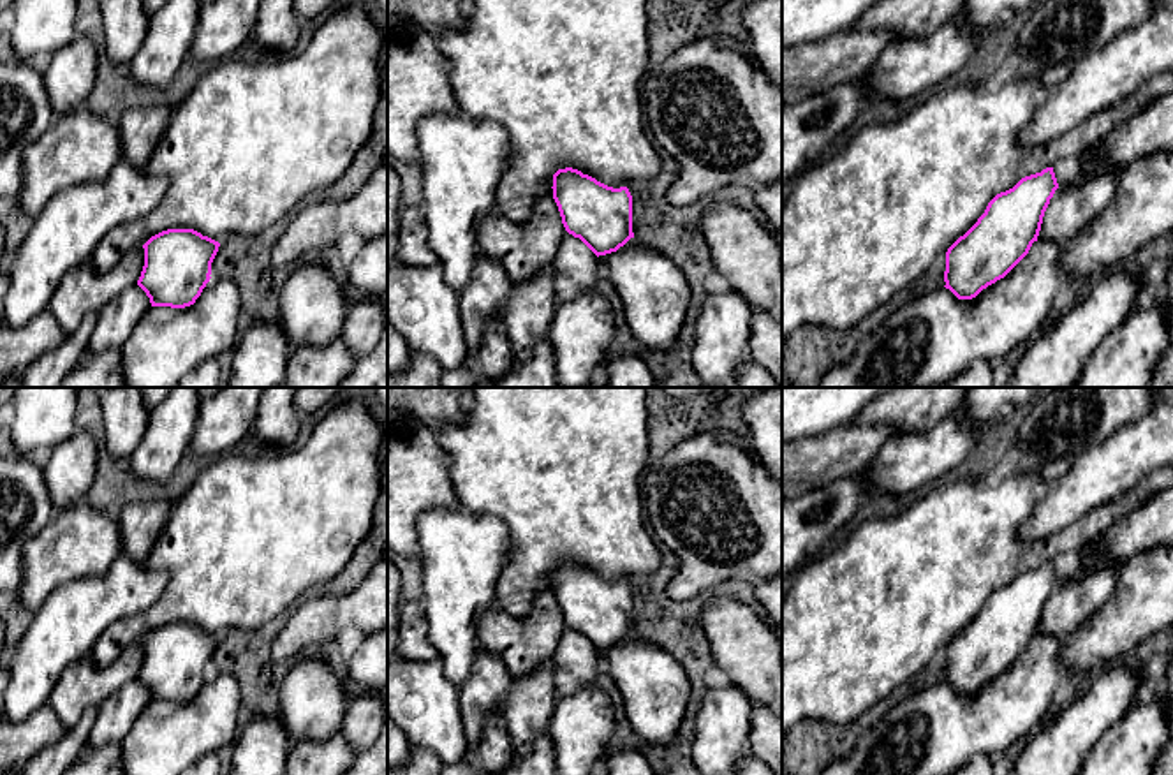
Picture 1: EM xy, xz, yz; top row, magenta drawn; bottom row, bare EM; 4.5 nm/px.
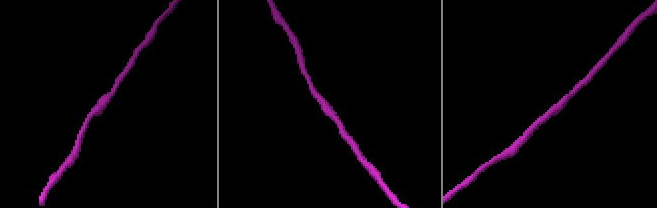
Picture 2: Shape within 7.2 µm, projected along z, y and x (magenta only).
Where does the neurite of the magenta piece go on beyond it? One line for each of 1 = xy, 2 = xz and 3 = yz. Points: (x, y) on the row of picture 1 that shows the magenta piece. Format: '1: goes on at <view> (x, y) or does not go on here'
1: does not go on here
2: does not go on here
3: does not go on here

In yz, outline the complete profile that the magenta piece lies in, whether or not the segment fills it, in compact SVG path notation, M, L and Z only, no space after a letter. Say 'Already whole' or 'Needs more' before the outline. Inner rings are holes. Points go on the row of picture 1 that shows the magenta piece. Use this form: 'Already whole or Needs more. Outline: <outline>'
Already whole. Outline: M1046 167L997 194L978 222L948 248L944 287L958 299L972 299L1004 278L1037 241L1057 188L1053 167Z

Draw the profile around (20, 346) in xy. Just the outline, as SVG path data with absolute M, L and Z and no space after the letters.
M46 308L19 328L0 322L0 384L23 375L26 366L44 352L58 347L65 333Z

